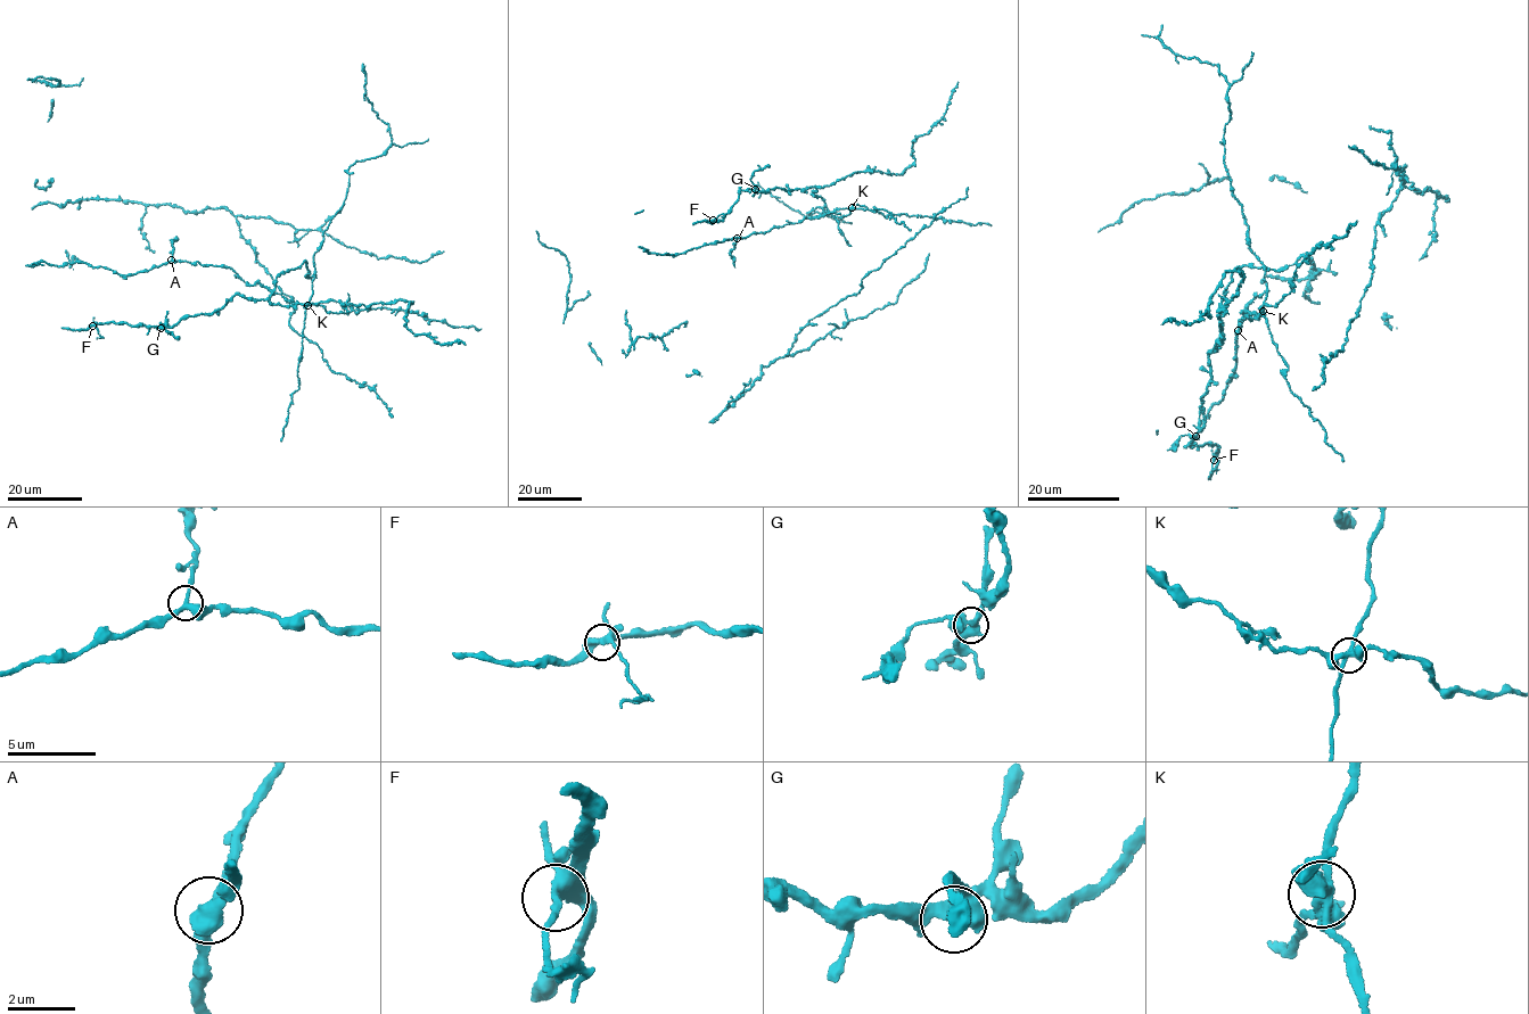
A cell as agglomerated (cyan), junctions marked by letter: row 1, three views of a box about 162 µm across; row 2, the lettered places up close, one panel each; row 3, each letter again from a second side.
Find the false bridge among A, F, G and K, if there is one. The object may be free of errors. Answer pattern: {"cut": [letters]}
{"cut": ["K"]}

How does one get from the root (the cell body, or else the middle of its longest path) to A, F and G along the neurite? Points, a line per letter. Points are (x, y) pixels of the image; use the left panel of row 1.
A: (305, 308), (256, 282), (248, 283), (229, 268), (171, 260)
F: (305, 308), (314, 277), (305, 261), (280, 274), (264, 299), (237, 294), (171, 327), (92, 326)
G: (305, 308), (314, 277), (305, 261), (280, 274), (269, 298), (237, 294), (211, 313), (186, 315), (161, 328)

